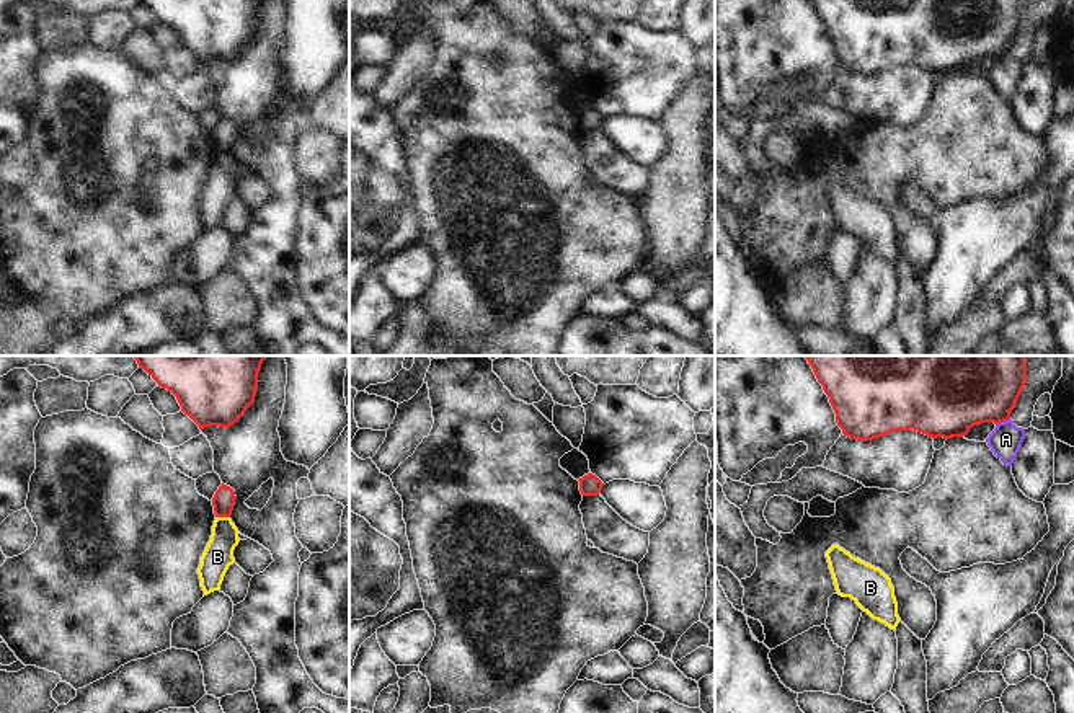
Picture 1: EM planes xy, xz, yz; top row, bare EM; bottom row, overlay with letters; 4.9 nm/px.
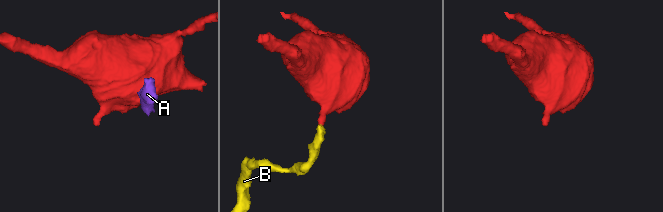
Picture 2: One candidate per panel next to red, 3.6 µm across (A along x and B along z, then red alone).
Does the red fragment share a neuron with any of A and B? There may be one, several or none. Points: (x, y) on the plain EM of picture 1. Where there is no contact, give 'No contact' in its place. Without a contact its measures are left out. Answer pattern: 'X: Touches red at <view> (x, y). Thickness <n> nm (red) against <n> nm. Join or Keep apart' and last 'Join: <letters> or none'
A: Touches red at yz (1002, 56). Thickness 320 nm (red) against 160 nm. Keep apart
B: Touches red at xy (222, 150). Thickness 110 nm (red) against 150 nm. Keep apart
Join: none.

